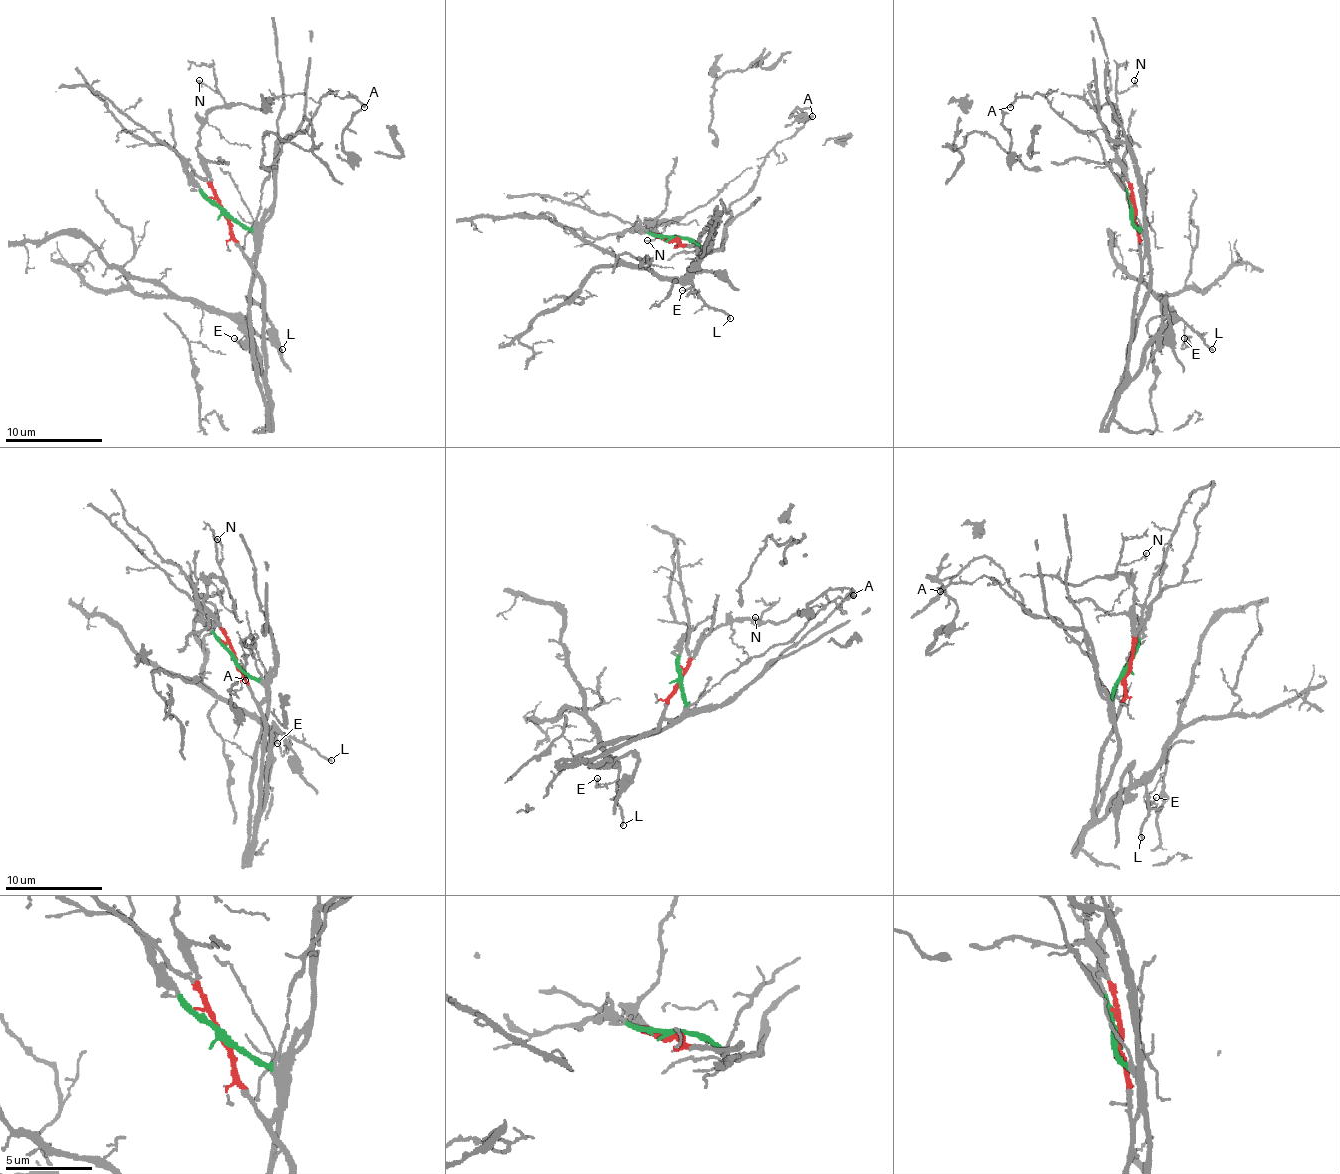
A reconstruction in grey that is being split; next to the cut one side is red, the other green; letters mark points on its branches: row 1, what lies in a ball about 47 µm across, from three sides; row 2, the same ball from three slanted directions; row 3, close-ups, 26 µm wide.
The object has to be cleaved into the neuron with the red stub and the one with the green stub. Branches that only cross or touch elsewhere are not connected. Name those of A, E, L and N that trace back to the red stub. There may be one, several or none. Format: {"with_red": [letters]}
{"with_red": ["E", "L", "N"]}

